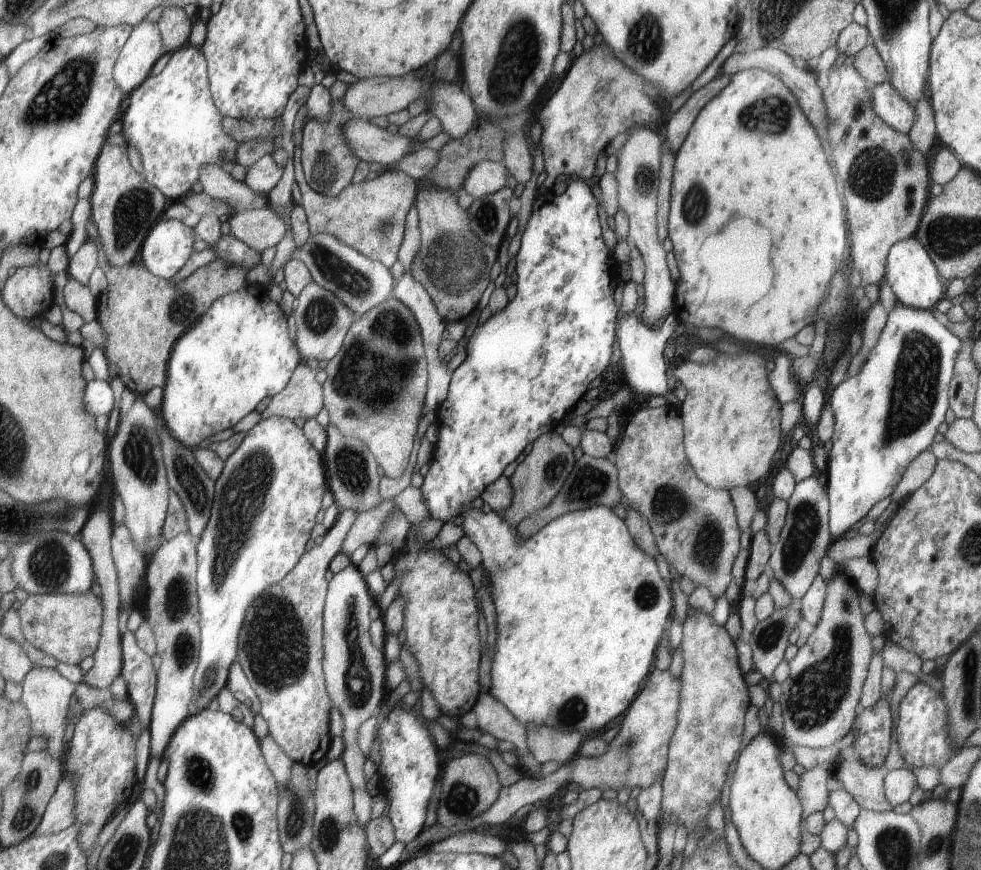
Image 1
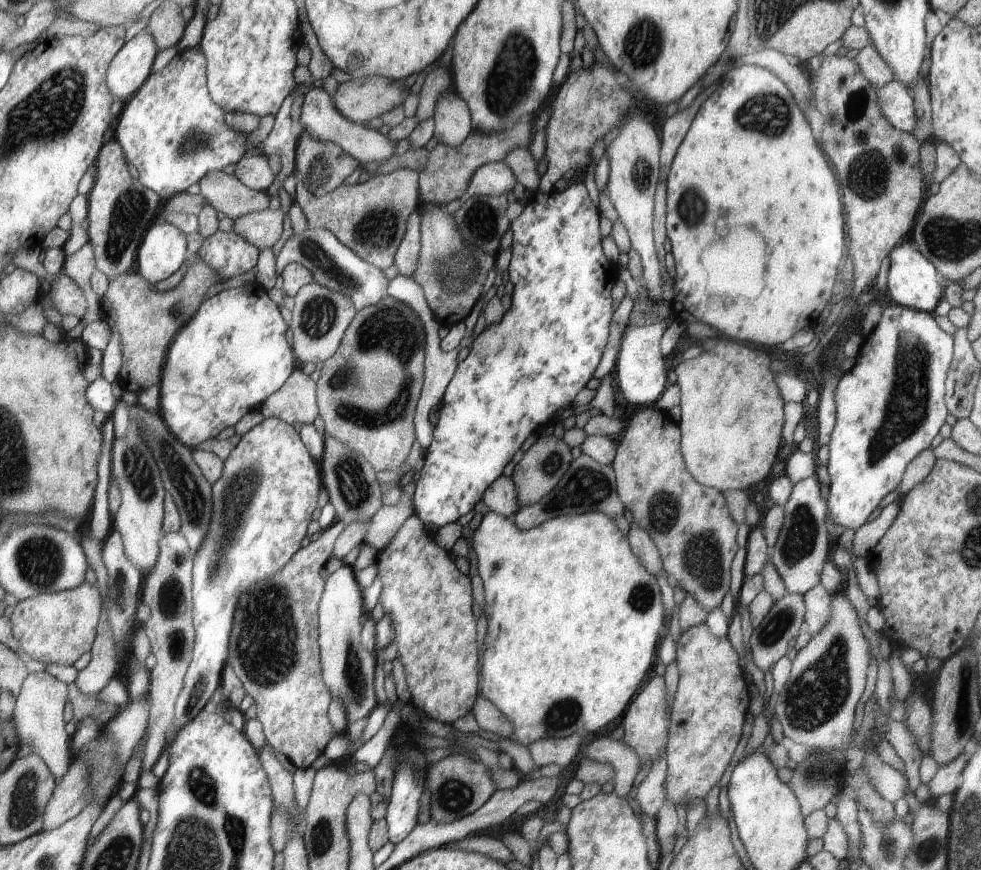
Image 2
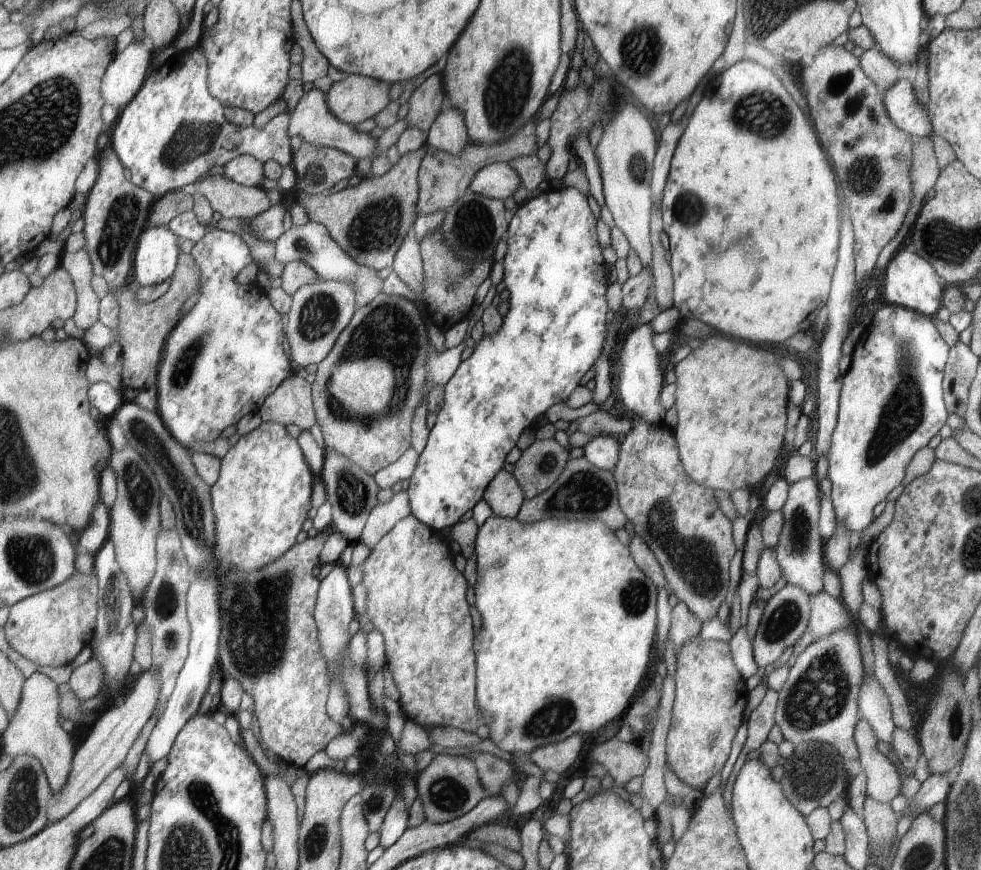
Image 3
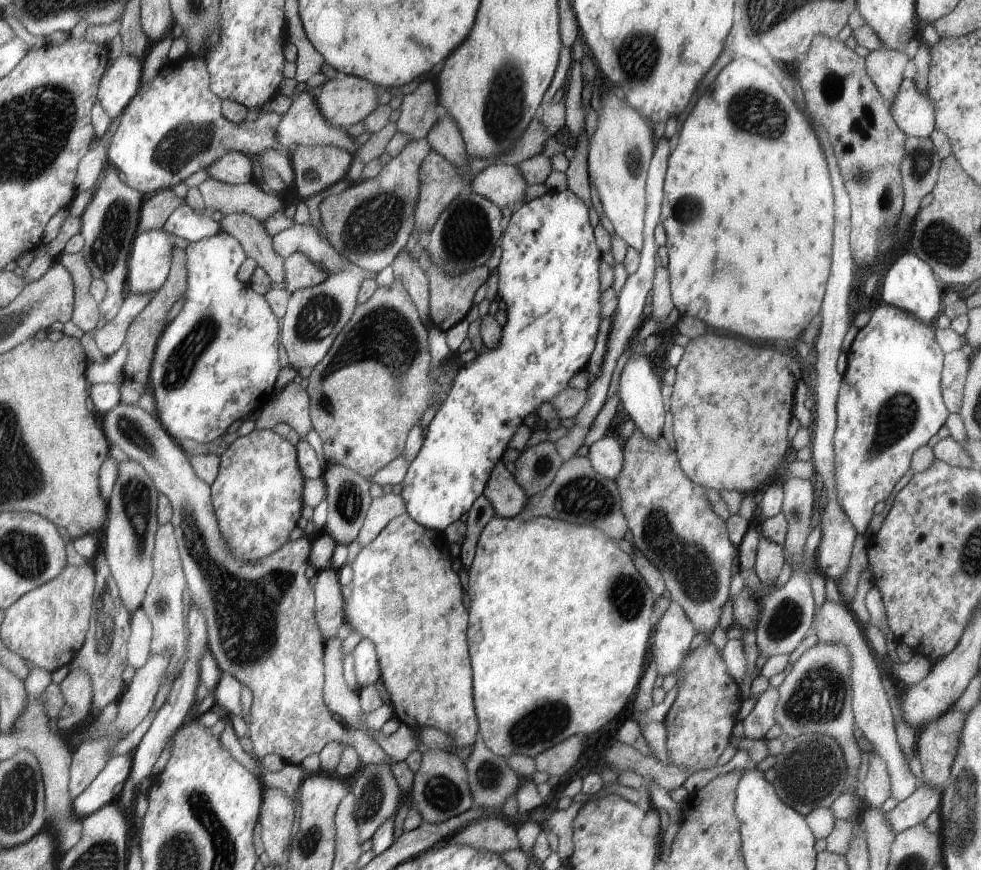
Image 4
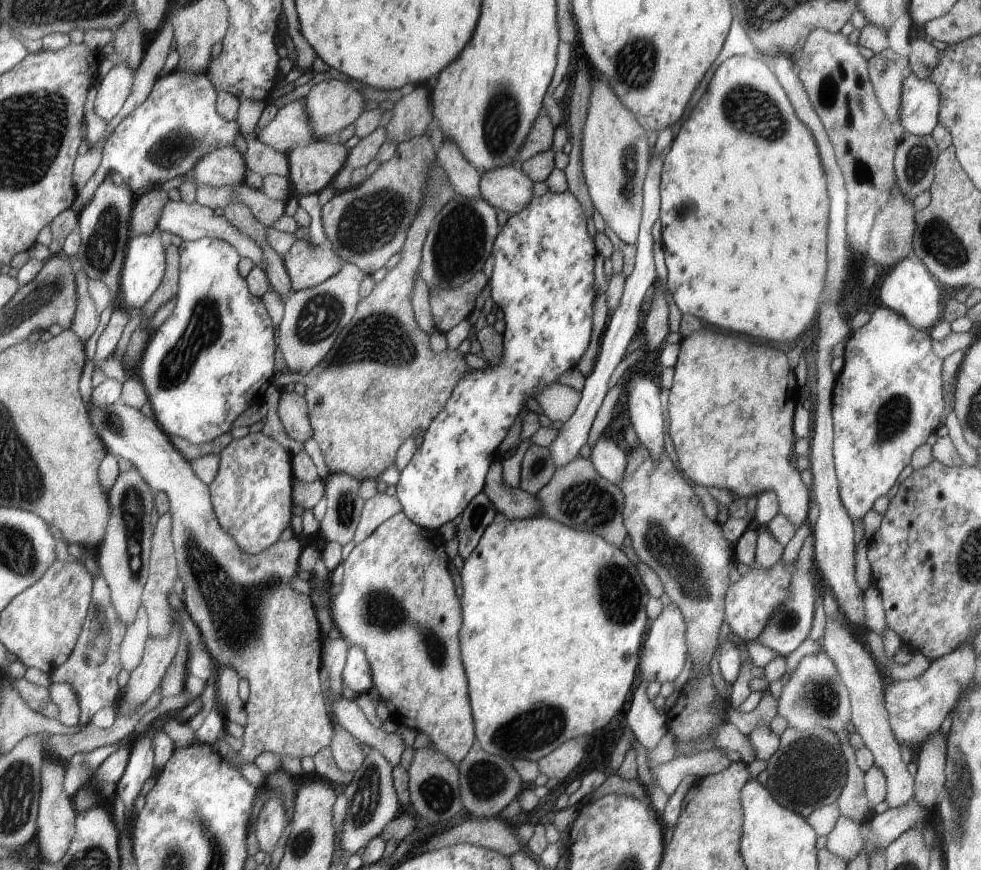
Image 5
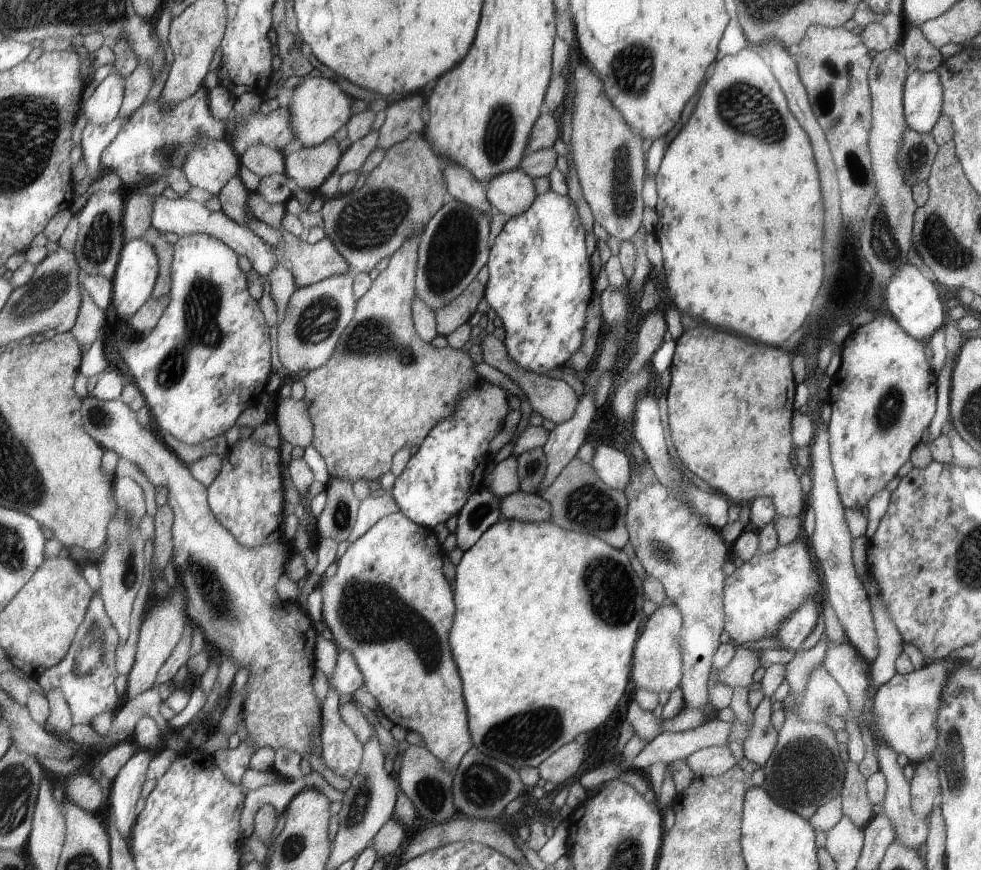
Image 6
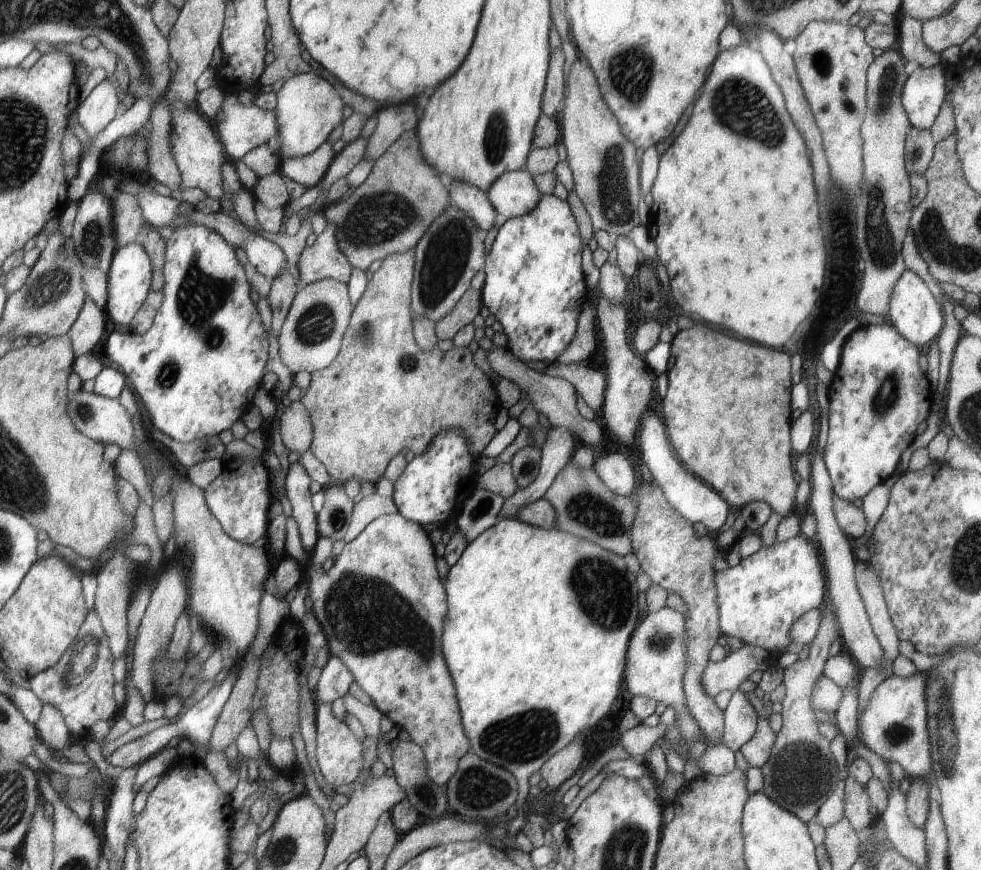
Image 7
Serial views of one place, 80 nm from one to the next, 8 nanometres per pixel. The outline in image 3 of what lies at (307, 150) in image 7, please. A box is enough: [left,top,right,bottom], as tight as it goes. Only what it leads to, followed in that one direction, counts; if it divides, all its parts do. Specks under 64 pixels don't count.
[327,74,391,125]

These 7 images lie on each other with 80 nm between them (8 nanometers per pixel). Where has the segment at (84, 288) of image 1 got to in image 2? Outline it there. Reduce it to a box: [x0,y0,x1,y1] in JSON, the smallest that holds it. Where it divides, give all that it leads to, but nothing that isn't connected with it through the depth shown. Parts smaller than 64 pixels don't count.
[49,273,88,317]

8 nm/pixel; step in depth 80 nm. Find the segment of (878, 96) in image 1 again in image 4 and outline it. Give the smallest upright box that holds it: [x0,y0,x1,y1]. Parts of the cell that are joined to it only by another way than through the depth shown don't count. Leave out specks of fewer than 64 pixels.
[890,78,934,137]

